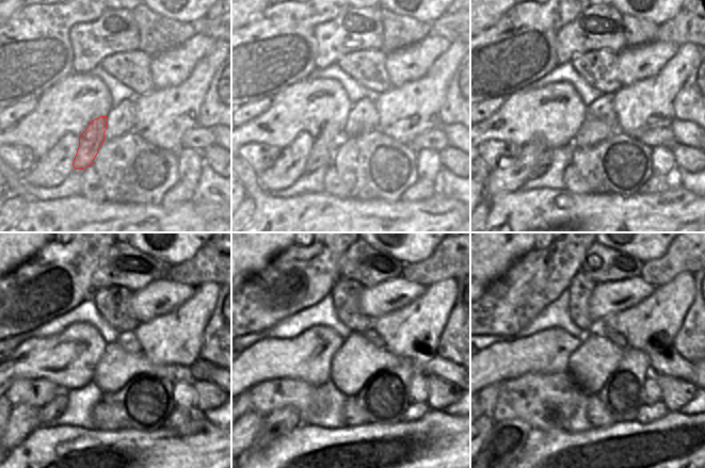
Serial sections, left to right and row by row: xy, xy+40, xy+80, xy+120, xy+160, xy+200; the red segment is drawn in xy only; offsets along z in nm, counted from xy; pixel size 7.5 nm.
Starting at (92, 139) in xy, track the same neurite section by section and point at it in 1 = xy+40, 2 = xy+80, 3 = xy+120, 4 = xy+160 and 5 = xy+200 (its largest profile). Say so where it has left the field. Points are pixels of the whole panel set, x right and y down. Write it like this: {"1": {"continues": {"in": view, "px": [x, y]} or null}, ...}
{"1": {"continues": {"in": "xy+40", "px": [322, 154]}}, "2": {"continues": {"in": "xy+80", "px": [542, 164]}}, "3": {"continues": {"in": "xy+120", "px": [49, 413]}}, "4": {"continues": {"in": "xy+160", "px": [278, 423]}}, "5": {"continues": {"in": "xy+200", "px": [507, 438]}}}

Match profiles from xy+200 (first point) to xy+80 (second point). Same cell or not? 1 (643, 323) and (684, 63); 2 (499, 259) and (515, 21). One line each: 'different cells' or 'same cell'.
1: same cell
2: different cells

